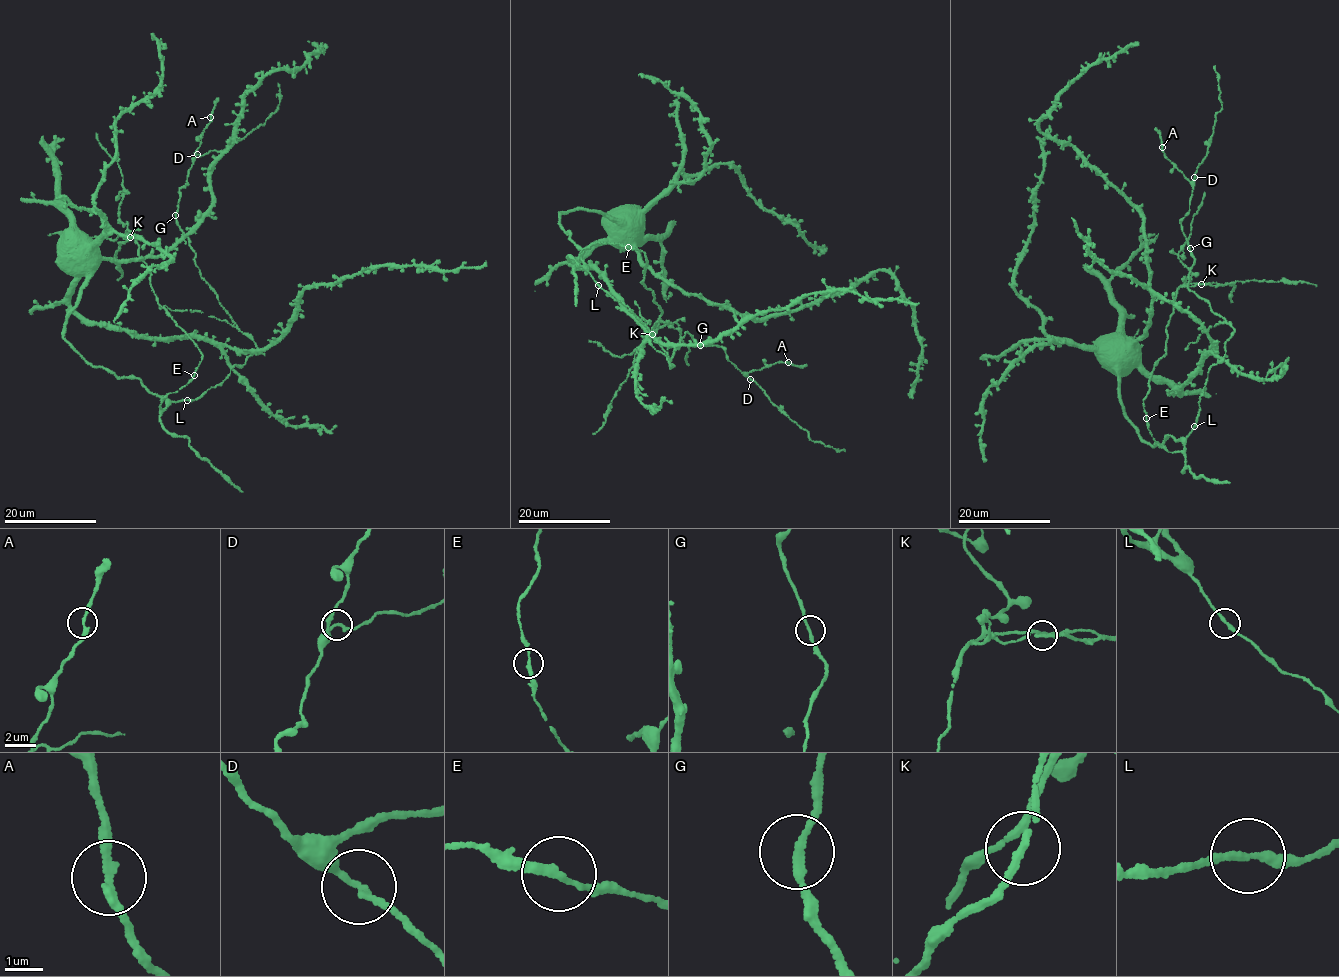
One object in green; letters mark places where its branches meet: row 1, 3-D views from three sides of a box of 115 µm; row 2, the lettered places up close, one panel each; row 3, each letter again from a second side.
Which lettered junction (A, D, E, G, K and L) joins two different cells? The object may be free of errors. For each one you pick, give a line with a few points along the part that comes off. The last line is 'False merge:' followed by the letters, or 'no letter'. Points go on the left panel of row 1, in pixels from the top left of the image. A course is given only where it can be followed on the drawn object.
False merge: no letter

